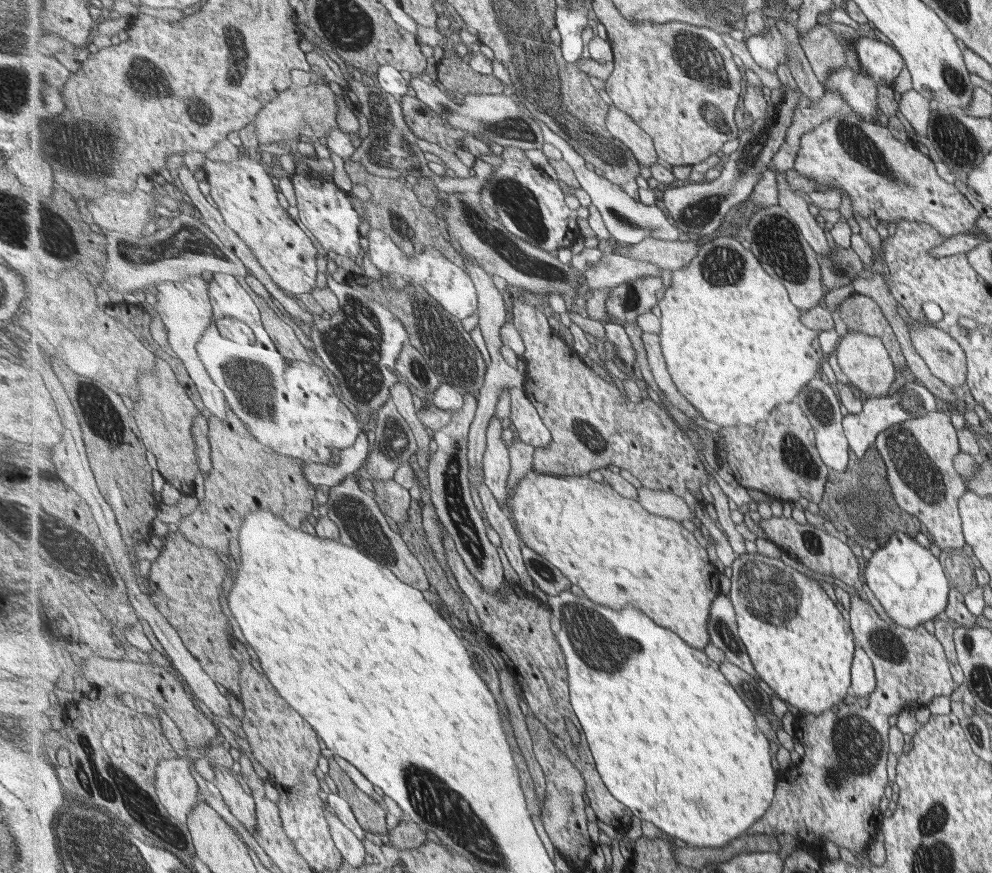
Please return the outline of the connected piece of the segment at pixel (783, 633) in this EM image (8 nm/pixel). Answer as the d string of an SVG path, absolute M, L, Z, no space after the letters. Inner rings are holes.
M761 556L745 559L745 564L738 566L738 590L734 586L732 600L737 608L740 634L753 663L762 679L782 699L802 712L816 715L831 711L838 702L844 701L852 688L852 666L857 639L852 623L848 622L838 604L828 596L818 578L813 579L803 568L796 572L796 564L790 568L790 560L787 558ZM772 566L774 570L786 568L788 572L792 572L798 586L808 594L808 602L802 594L800 614L787 614L783 618L788 621L786 626L772 626L770 622L764 622L756 616L760 614L760 580L772 580L772 574L778 574L772 572Z

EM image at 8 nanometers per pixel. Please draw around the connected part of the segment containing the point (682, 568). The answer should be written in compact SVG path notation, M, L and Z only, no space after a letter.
M530 475L519 481L508 496L508 511L514 515L518 534L525 544L546 557L555 567L581 587L586 596L602 605L622 610L634 604L646 610L657 623L680 634L698 649L712 643L710 620L714 600L721 596L722 572L712 564L708 548L698 542L694 527L673 518L654 514L636 499L620 494L608 482L598 482L592 475Z

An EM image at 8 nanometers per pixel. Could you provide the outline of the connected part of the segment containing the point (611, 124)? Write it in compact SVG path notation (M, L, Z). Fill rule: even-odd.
M612 105L606 118L606 126L615 139L633 150L642 164L651 168L652 164L658 163L660 154L657 146L654 146L652 136L626 111Z

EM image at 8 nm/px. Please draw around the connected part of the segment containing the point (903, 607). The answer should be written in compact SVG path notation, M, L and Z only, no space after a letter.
M905 532L892 534L884 547L874 551L865 572L874 596L897 625L914 628L944 613L948 600L948 580L938 558Z

